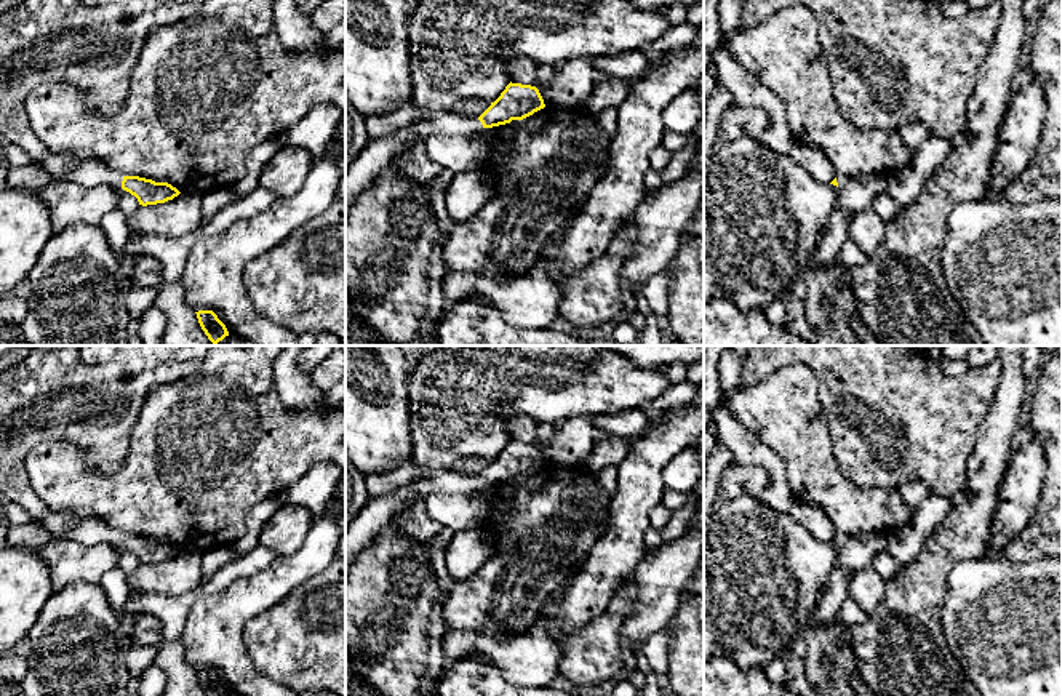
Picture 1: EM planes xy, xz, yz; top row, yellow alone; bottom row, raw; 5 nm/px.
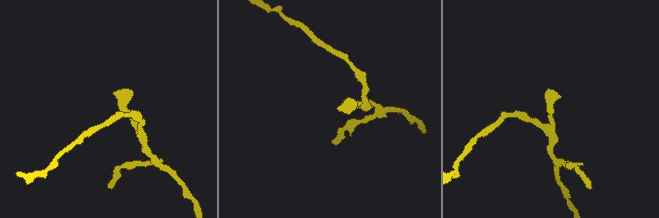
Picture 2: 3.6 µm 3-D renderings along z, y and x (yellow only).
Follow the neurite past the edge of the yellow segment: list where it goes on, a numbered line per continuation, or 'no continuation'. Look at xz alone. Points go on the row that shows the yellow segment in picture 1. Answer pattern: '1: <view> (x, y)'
1: xz (376, 156)

